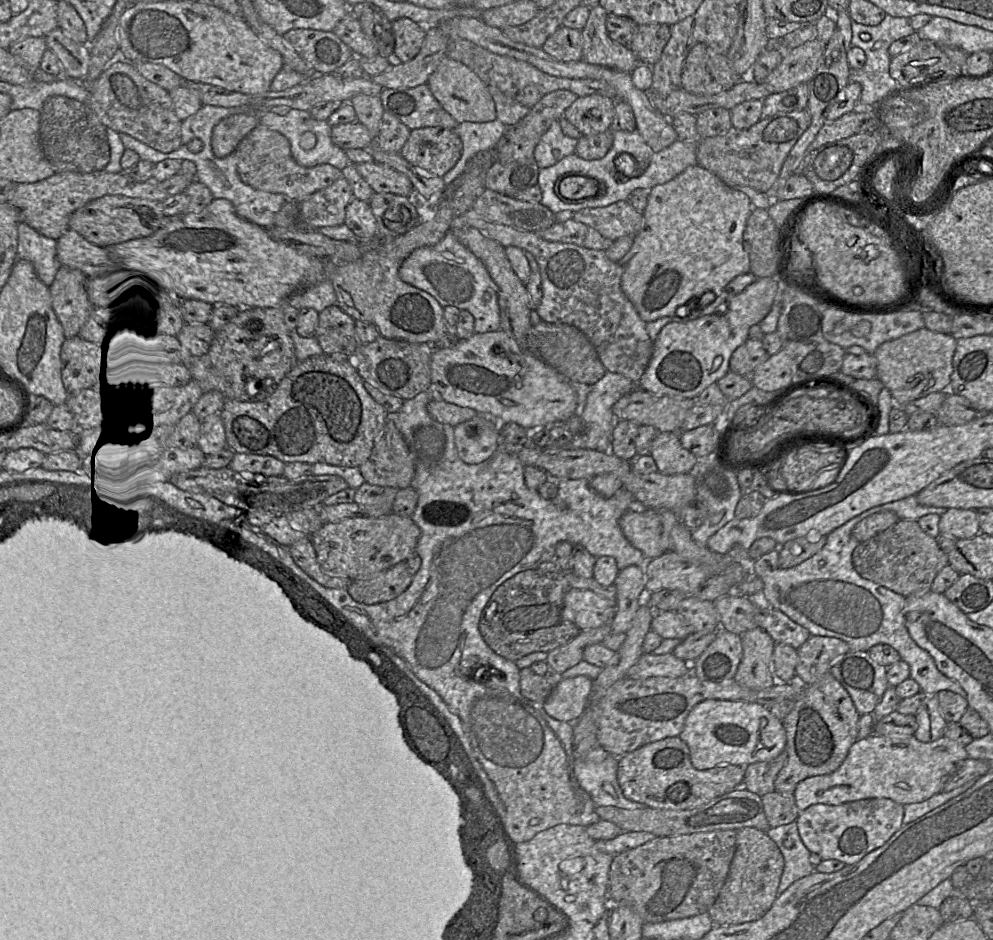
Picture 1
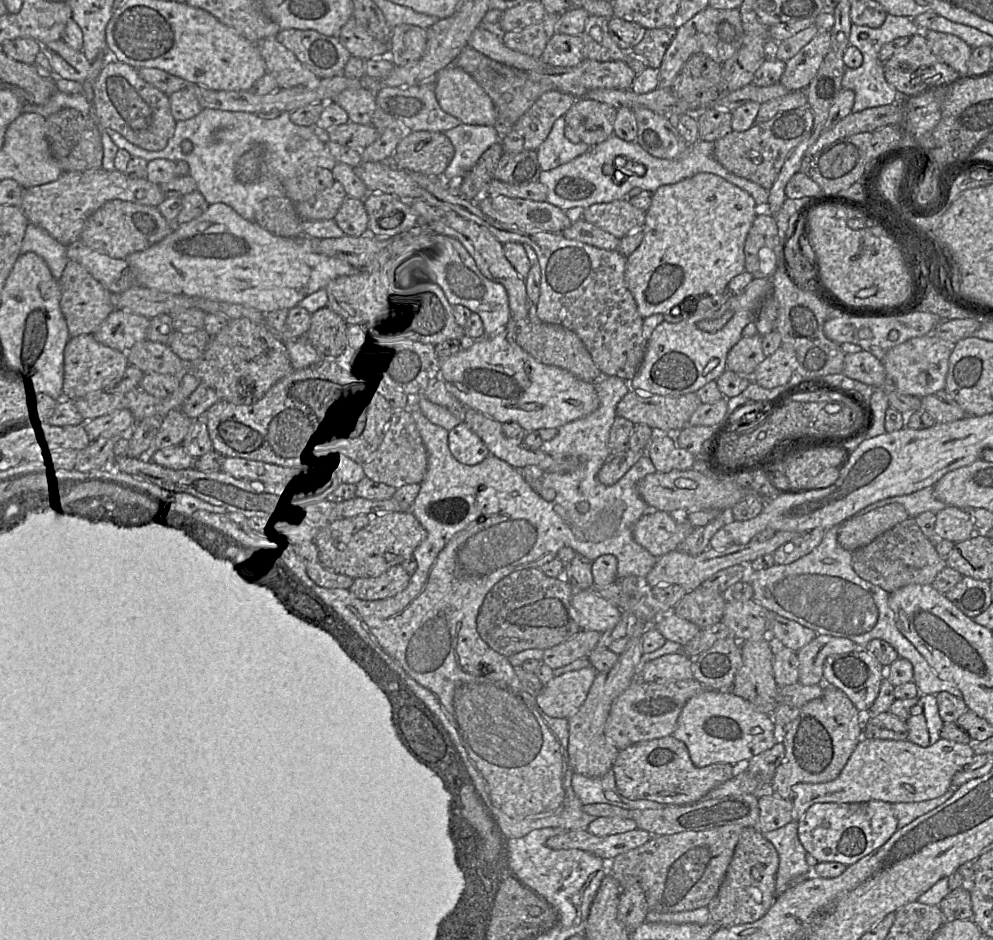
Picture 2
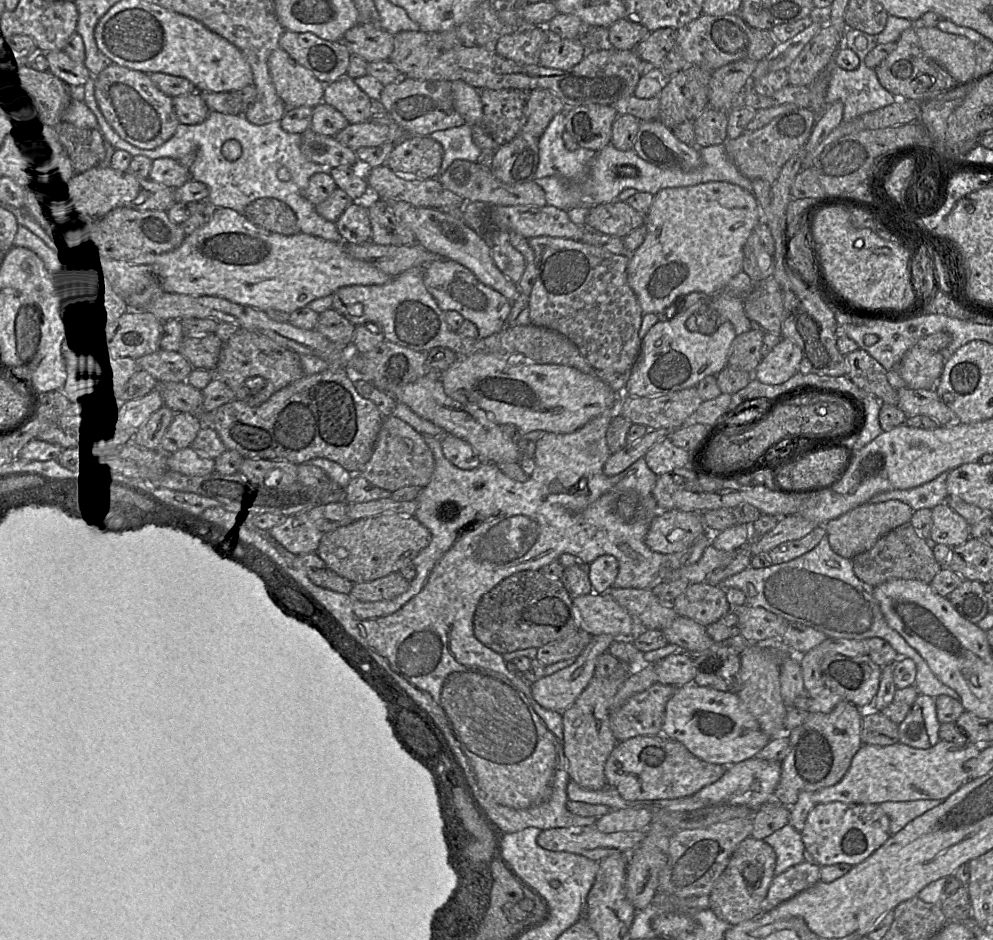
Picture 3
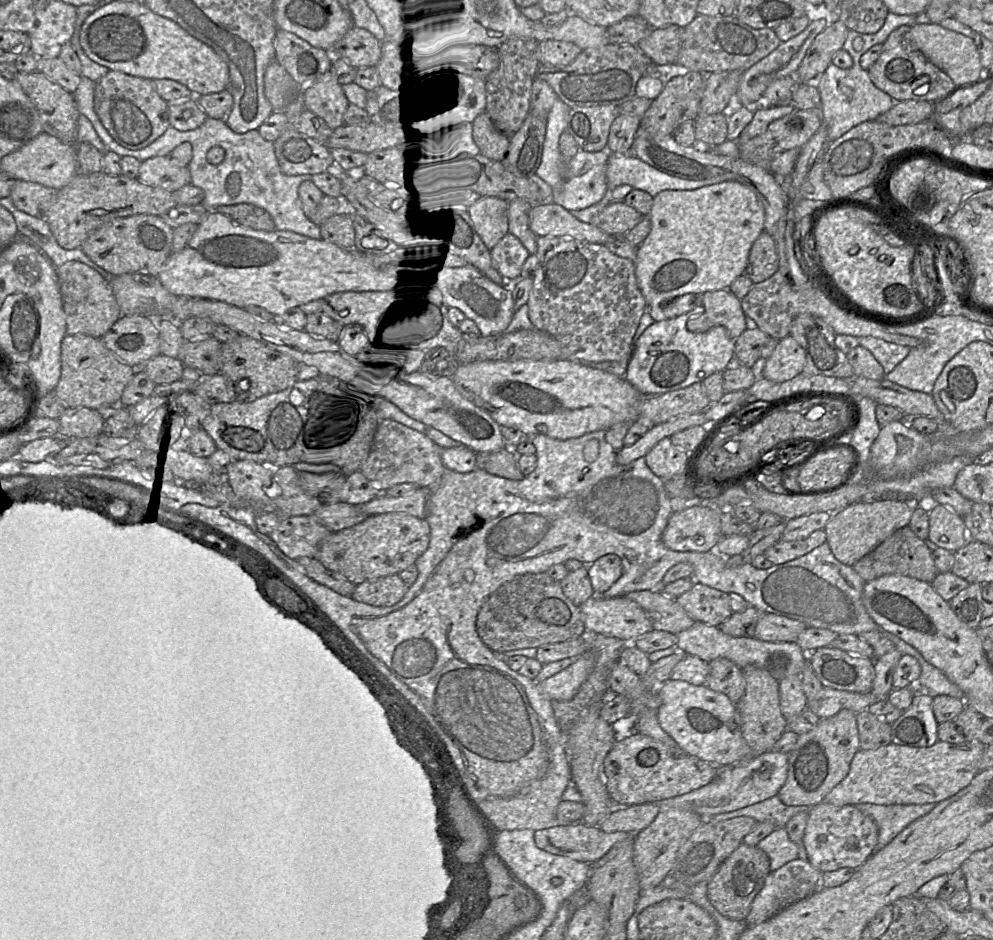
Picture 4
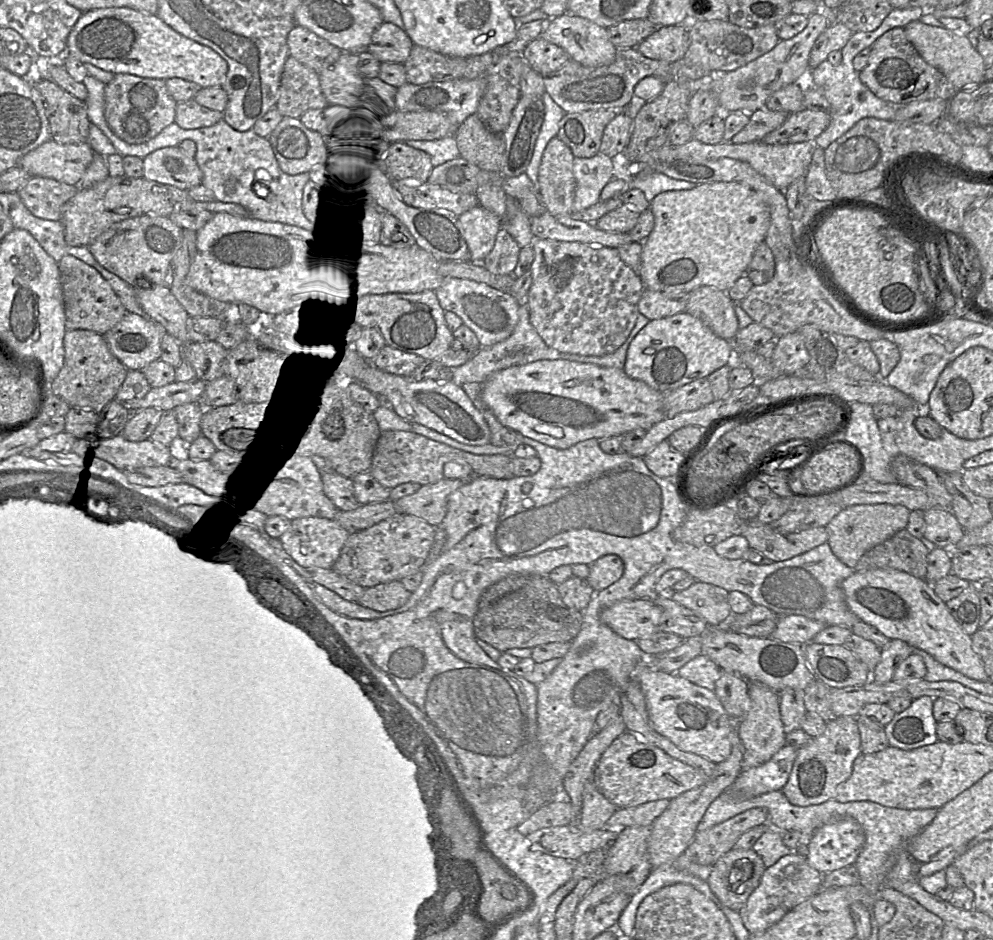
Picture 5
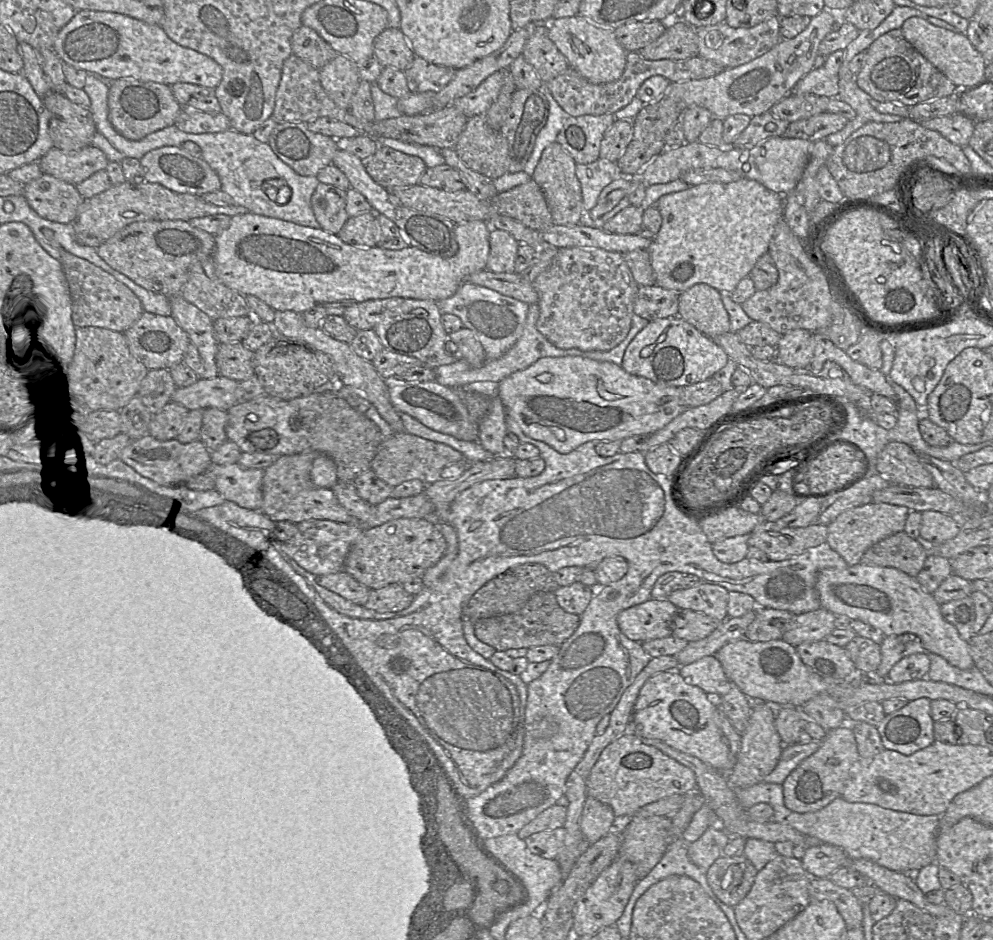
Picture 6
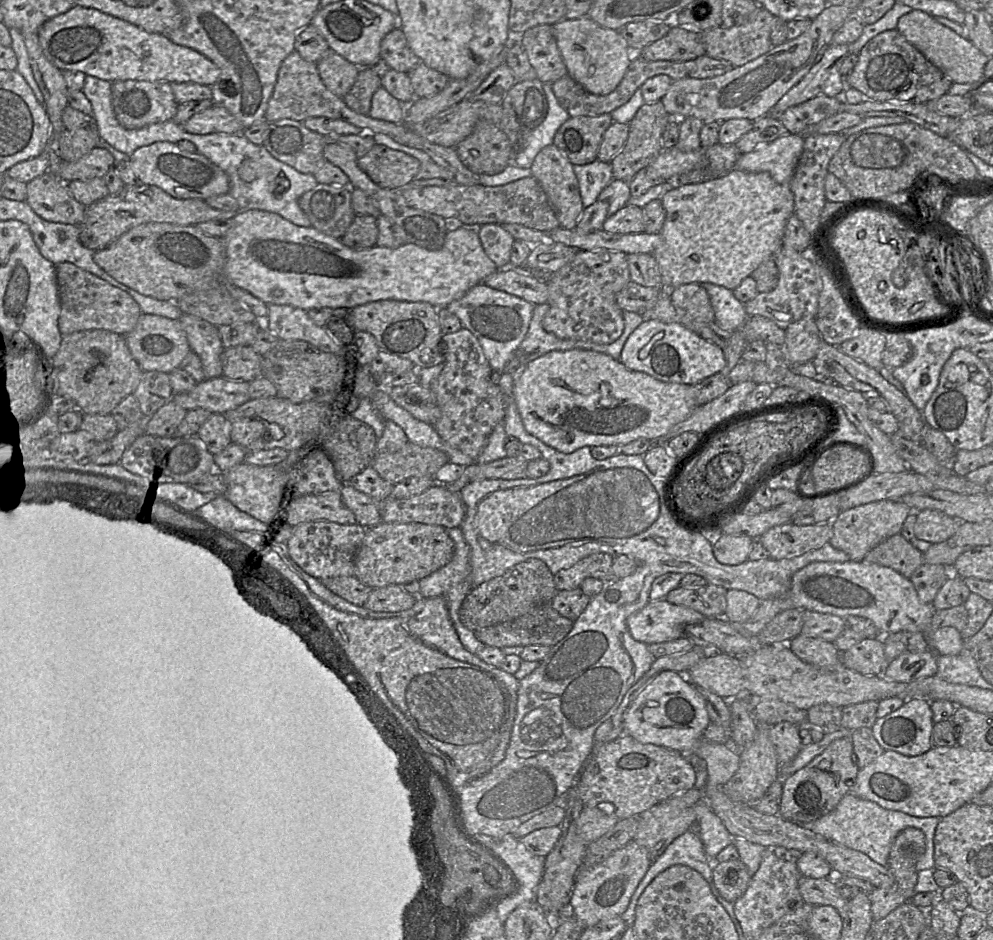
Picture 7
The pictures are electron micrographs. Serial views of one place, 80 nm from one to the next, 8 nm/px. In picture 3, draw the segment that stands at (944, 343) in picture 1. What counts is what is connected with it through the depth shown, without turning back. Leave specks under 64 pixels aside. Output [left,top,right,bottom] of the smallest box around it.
[896,348,945,389]

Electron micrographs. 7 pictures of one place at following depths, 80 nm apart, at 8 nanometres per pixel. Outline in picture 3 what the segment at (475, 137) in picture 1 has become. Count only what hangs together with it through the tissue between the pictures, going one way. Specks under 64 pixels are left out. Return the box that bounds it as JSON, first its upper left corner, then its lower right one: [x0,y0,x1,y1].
[429,123,482,175]

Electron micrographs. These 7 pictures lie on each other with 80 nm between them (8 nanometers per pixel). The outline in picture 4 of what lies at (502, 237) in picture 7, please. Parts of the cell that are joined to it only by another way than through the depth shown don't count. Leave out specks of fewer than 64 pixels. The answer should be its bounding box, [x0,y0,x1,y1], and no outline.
[490,233,529,285]

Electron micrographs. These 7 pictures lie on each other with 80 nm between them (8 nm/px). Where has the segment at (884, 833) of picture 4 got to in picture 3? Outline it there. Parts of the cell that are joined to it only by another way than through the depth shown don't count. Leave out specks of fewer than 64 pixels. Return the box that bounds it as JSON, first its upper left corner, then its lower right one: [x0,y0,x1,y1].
[878,800,943,835]

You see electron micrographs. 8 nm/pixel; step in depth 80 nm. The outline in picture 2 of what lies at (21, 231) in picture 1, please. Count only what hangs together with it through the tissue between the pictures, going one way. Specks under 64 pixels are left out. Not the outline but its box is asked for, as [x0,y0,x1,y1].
[21,223,69,279]

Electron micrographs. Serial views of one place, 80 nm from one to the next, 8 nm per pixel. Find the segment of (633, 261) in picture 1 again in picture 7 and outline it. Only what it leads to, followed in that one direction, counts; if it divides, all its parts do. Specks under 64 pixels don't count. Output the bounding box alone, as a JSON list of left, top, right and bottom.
[653,169,794,290]

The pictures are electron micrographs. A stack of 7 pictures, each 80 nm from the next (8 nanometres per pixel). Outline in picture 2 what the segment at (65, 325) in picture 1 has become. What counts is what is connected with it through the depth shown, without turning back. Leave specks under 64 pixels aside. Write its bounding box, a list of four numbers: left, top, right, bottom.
[58,260,115,337]

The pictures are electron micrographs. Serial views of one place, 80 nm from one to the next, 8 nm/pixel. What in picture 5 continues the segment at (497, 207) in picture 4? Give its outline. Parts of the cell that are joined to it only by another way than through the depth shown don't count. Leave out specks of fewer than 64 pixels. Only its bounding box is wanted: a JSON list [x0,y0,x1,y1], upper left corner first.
[458,205,502,263]

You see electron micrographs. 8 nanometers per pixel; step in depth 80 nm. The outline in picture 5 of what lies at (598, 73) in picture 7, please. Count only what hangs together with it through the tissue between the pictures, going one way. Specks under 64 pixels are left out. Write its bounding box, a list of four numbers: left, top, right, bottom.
[539,12,617,67]

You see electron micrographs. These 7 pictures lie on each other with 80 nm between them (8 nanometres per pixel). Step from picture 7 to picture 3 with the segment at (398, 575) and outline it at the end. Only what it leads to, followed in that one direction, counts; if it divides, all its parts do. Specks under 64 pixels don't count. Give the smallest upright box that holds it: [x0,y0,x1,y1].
[315,513,431,584]

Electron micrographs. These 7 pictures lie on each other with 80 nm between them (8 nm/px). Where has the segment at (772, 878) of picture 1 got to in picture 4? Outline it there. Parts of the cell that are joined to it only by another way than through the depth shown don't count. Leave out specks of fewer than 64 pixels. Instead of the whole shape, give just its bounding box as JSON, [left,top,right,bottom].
[707,842,771,921]

